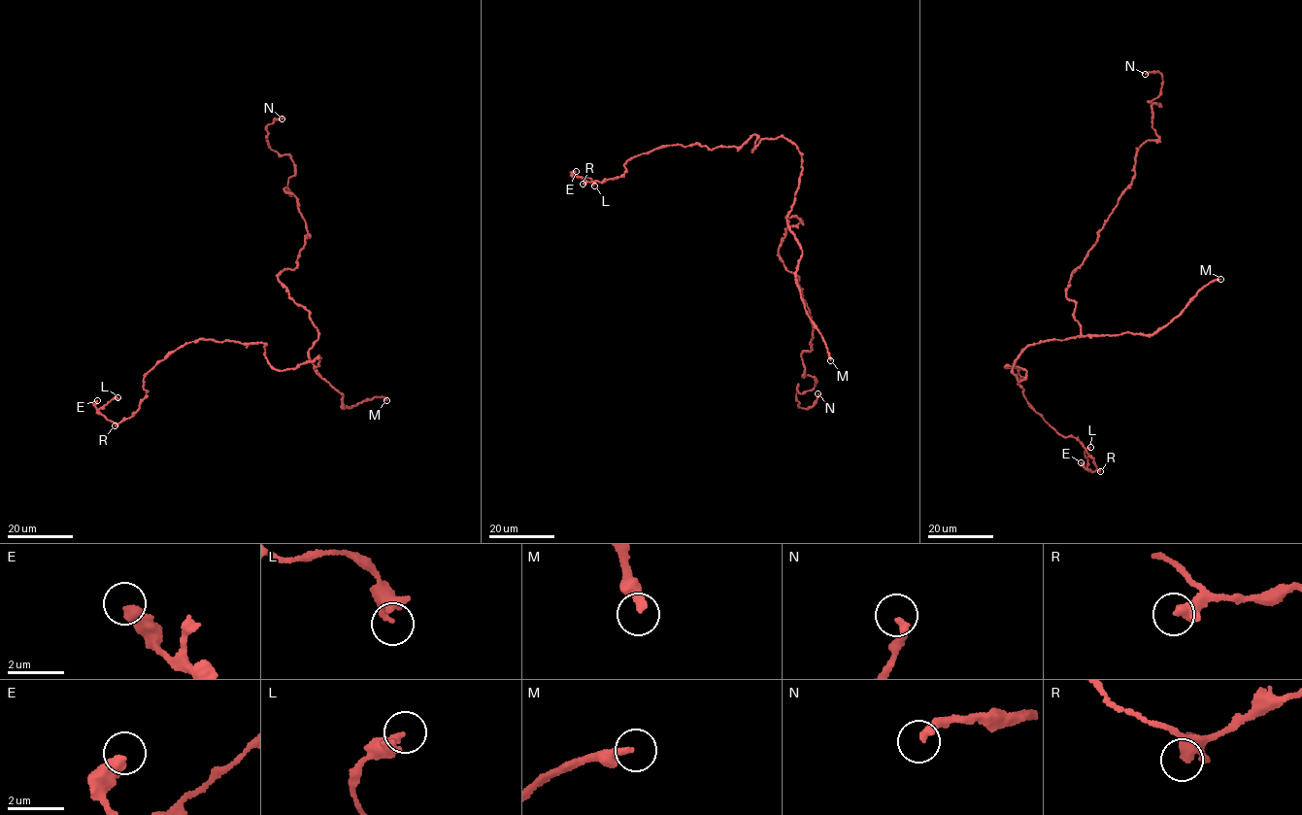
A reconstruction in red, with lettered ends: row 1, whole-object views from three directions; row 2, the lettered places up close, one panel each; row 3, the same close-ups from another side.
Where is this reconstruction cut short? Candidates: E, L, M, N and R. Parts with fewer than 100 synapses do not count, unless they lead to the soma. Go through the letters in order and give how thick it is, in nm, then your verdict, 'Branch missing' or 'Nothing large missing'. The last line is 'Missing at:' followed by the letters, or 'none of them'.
E: Thickness 460 nm. Nothing large missing
L: Thickness 220 nm. Nothing large missing
M: Thickness 240 nm. Branch missing
N: Thickness 260 nm. Nothing large missing
R: Thickness 340 nm. Nothing large missing
Missing at: M

